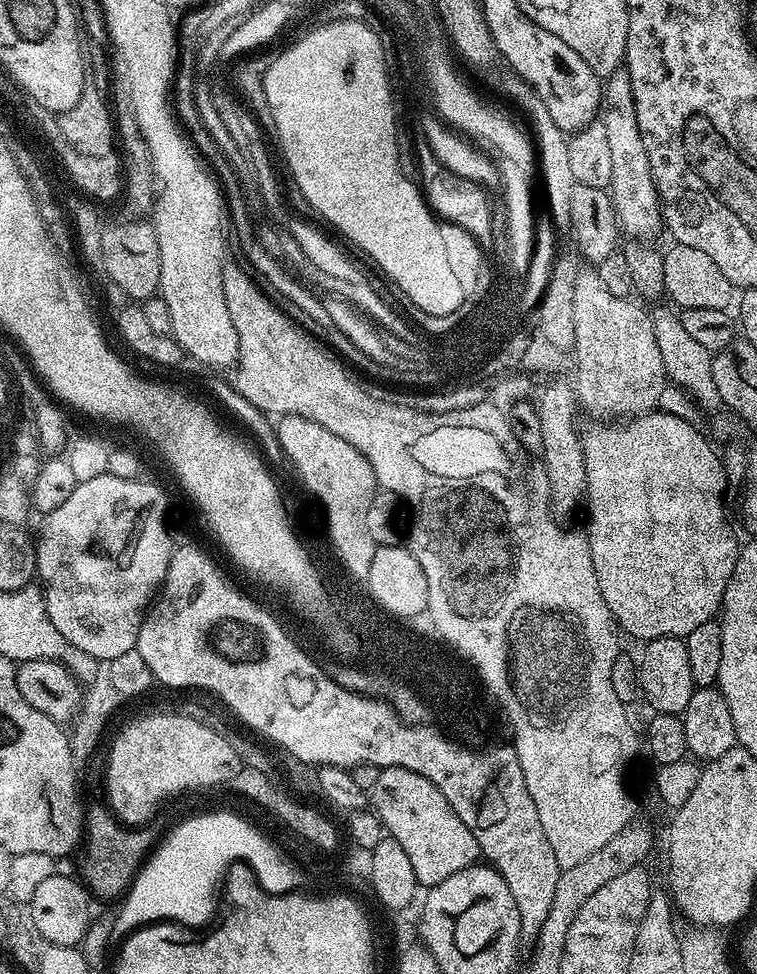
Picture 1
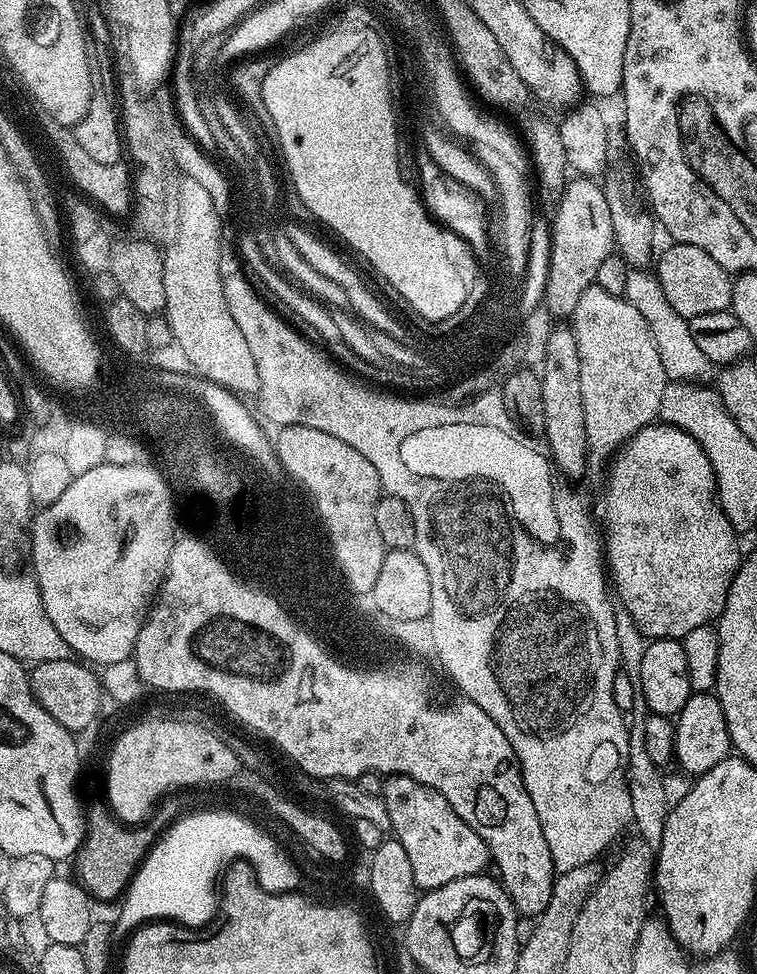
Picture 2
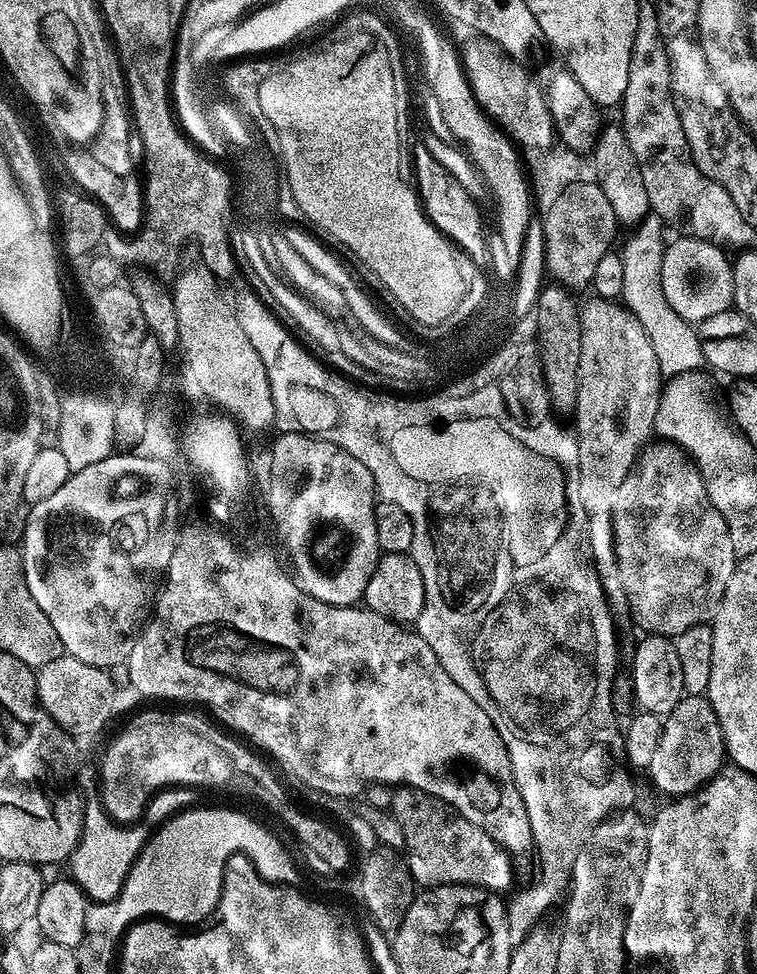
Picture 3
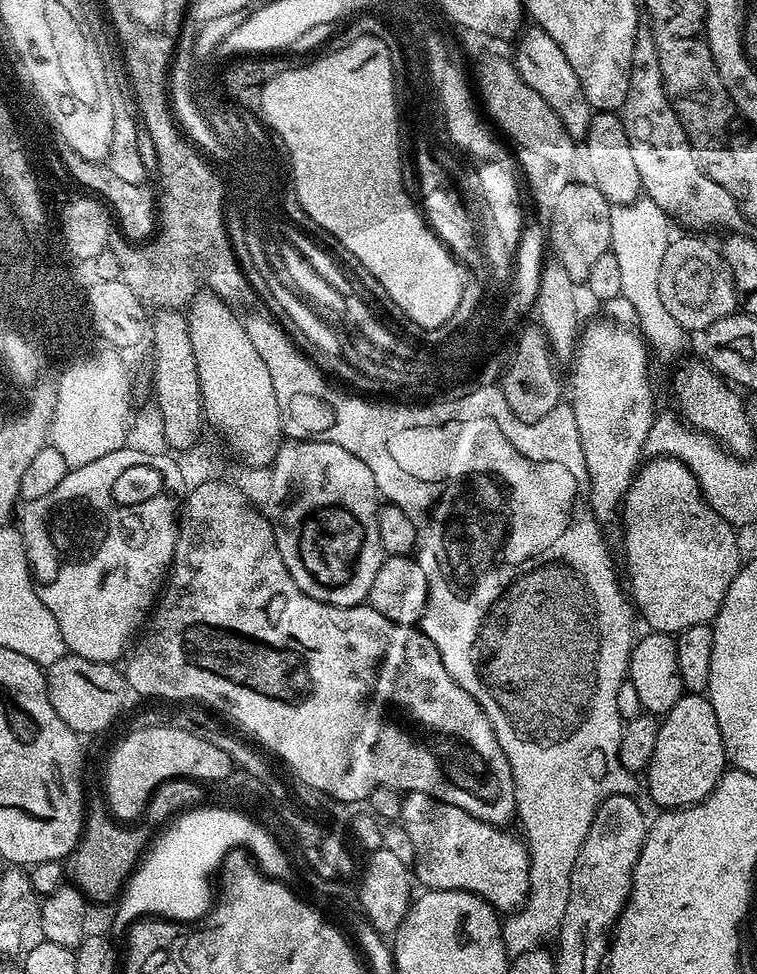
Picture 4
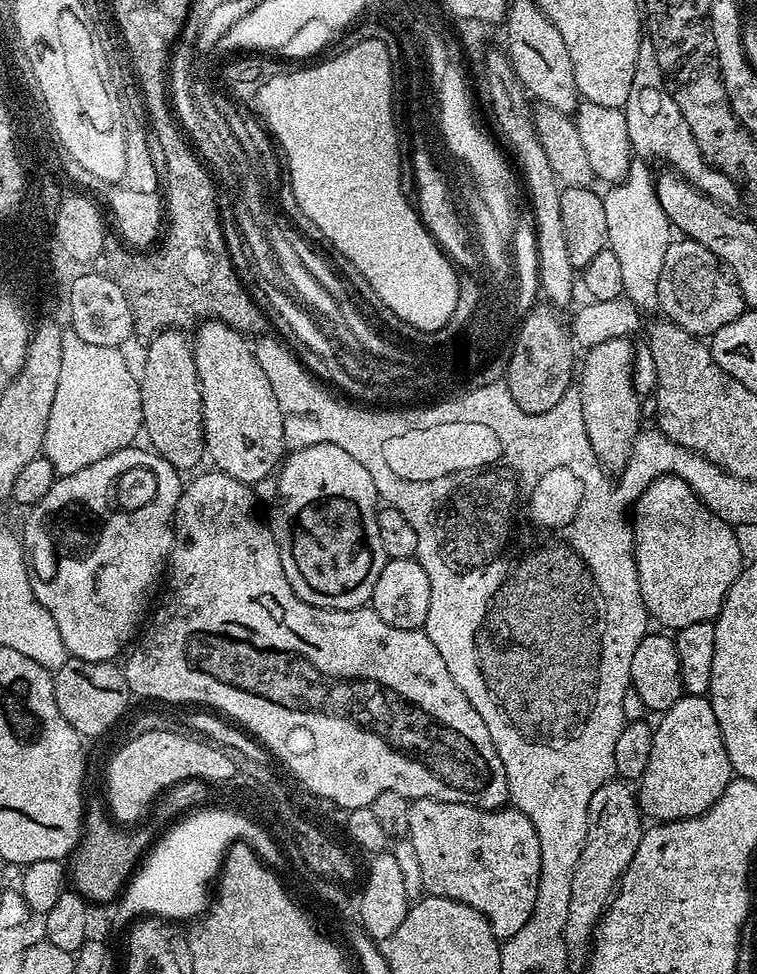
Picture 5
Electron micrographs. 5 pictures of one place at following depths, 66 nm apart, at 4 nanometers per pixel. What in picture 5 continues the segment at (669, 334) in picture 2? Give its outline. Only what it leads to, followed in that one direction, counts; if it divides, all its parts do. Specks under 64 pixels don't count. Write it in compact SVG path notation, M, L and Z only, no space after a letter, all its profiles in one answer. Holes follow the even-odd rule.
M633 159L630 170L618 184L611 185L603 193L606 206L606 230L608 231L607 247L614 250L619 264L622 266L622 286L624 296L641 313L656 312L658 308L658 274L662 274L662 261L666 258L666 250L674 239L674 229L666 218L666 210L662 210L662 202L658 202L658 194L653 173L648 173L649 165L643 159Z

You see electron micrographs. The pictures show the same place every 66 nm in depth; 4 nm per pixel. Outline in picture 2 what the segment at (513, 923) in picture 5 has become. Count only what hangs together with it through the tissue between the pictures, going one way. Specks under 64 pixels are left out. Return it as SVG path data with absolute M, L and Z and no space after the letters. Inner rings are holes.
M388 776L382 784L382 795L386 814L390 814L391 835L406 849L406 854L410 858L410 866L414 869L414 882L417 889L427 890L437 888L446 882L454 882L454 878L466 878L467 876L479 876L485 871L484 867L489 867L490 857L488 847L478 834L446 802L446 798L438 790L426 786L409 776Z

